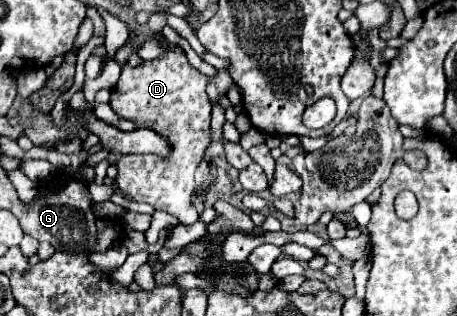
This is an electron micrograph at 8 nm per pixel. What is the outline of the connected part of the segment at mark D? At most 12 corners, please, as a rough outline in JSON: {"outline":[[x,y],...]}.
{"outline":[[178,44],[124,66],[110,106],[170,144],[128,154],[118,186],[194,224],[212,142],[208,76]]}

